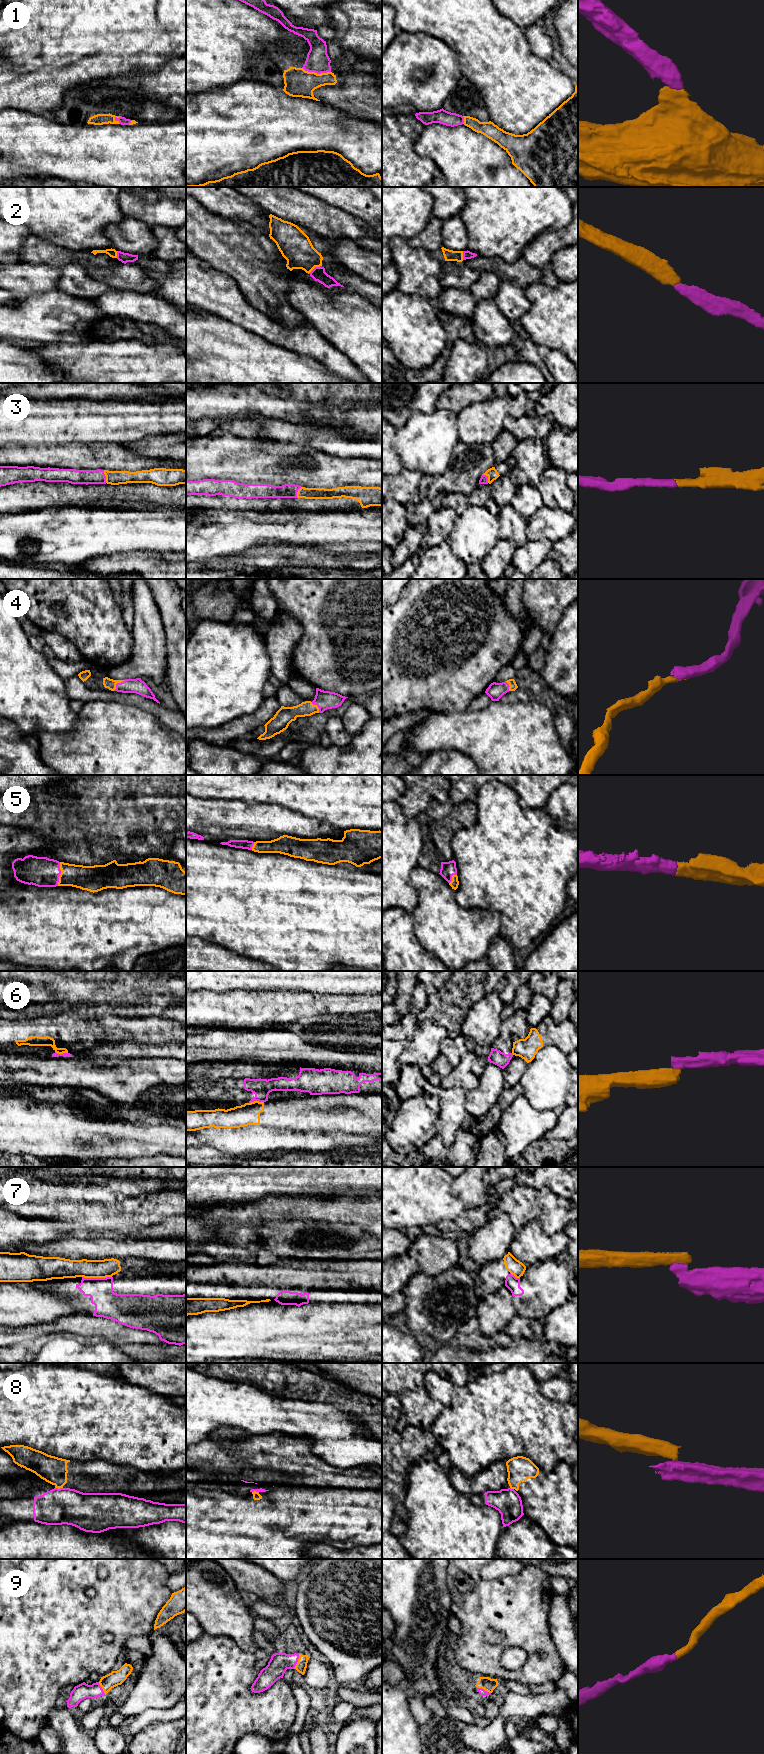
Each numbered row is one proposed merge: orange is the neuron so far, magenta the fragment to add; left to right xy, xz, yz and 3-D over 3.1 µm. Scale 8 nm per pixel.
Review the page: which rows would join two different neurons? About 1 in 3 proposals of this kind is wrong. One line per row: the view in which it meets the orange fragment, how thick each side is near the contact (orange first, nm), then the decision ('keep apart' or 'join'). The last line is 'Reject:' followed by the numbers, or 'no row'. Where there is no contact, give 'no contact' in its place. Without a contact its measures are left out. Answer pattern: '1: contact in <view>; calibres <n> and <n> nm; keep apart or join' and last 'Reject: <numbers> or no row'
1: contact in xz; calibres 220 and 190 nm; join
2: contact in xz; calibres 260 and 110 nm; join
3: contact in xy; calibres 110 and 110 nm; join
4: contact in xy; calibres 80 and 120 nm; join
5: contact in xy; calibres 200 and 240 nm; join
6: contact in xz; calibres 180 and 150 nm; keep apart
7: contact in xy; calibres 150 and 220 nm; keep apart
8: contact in xy; calibres 220 and 280 nm; keep apart
9: contact in xz; calibres 90 and 160 nm; join
Reject: 6, 7, 8

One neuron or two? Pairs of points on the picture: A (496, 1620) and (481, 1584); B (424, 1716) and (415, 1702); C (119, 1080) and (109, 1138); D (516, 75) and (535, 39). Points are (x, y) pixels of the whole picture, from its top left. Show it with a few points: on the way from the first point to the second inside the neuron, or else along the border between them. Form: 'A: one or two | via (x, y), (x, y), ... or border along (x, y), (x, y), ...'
A: one | via (494, 1611), (494, 1605), (486, 1593)
B: one | via (421, 1713), (417, 1705)
C: two | border along (115, 1102), (135, 1107)
D: two | border along (523, 29), (529, 48), (549, 62)

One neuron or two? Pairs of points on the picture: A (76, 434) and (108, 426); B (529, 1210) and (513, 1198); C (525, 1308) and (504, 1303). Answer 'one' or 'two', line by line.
A: one
B: one
C: two

